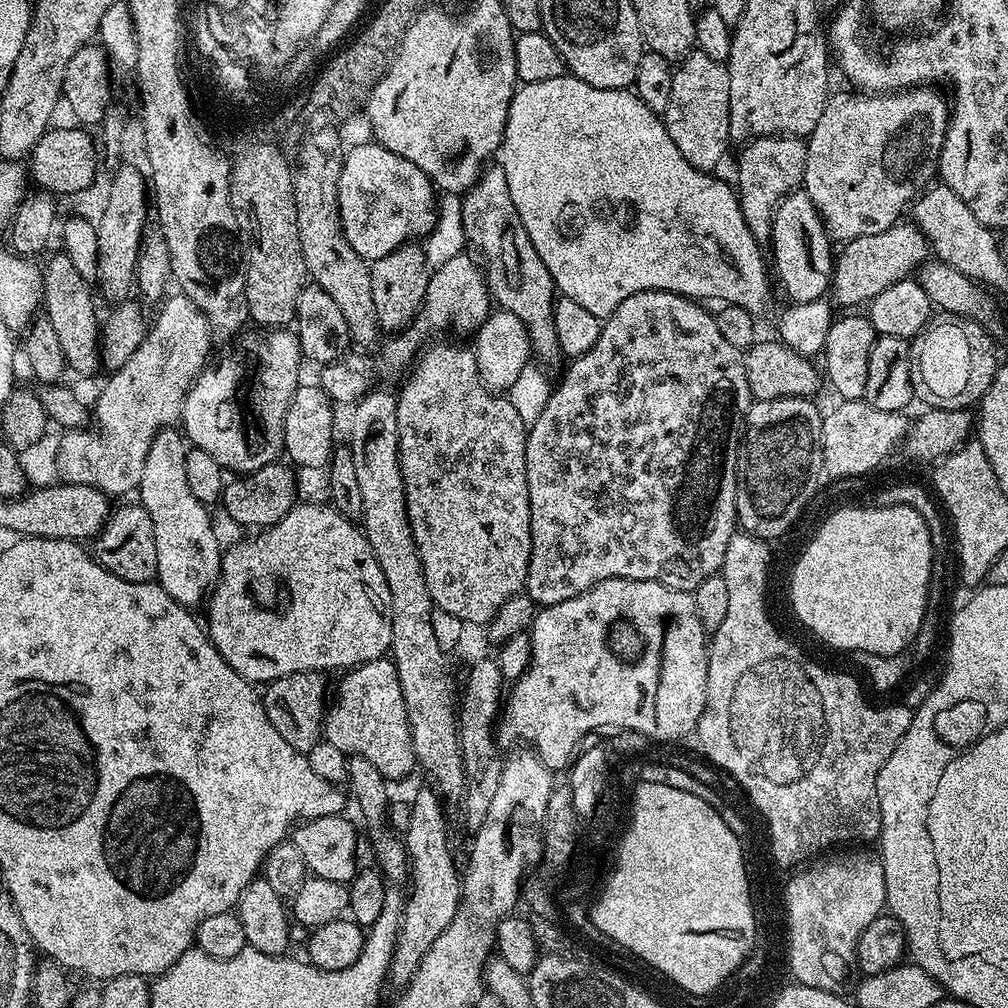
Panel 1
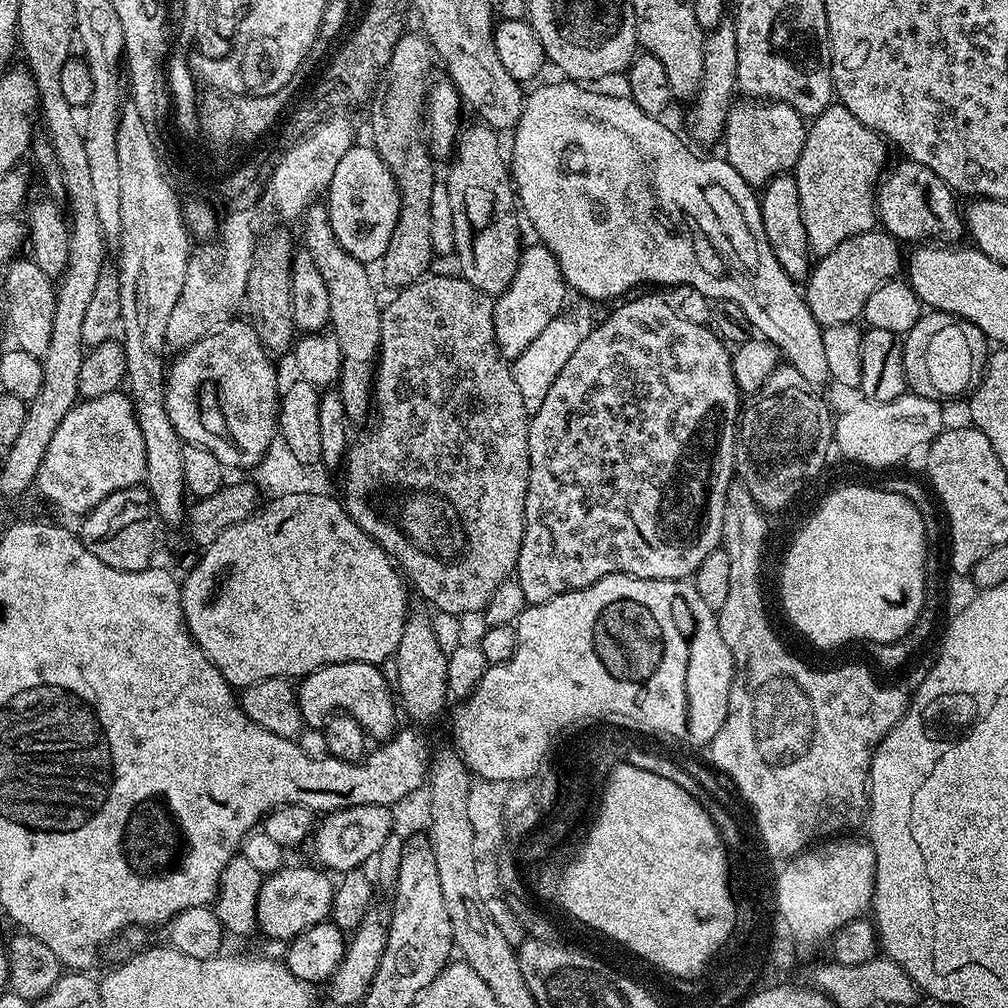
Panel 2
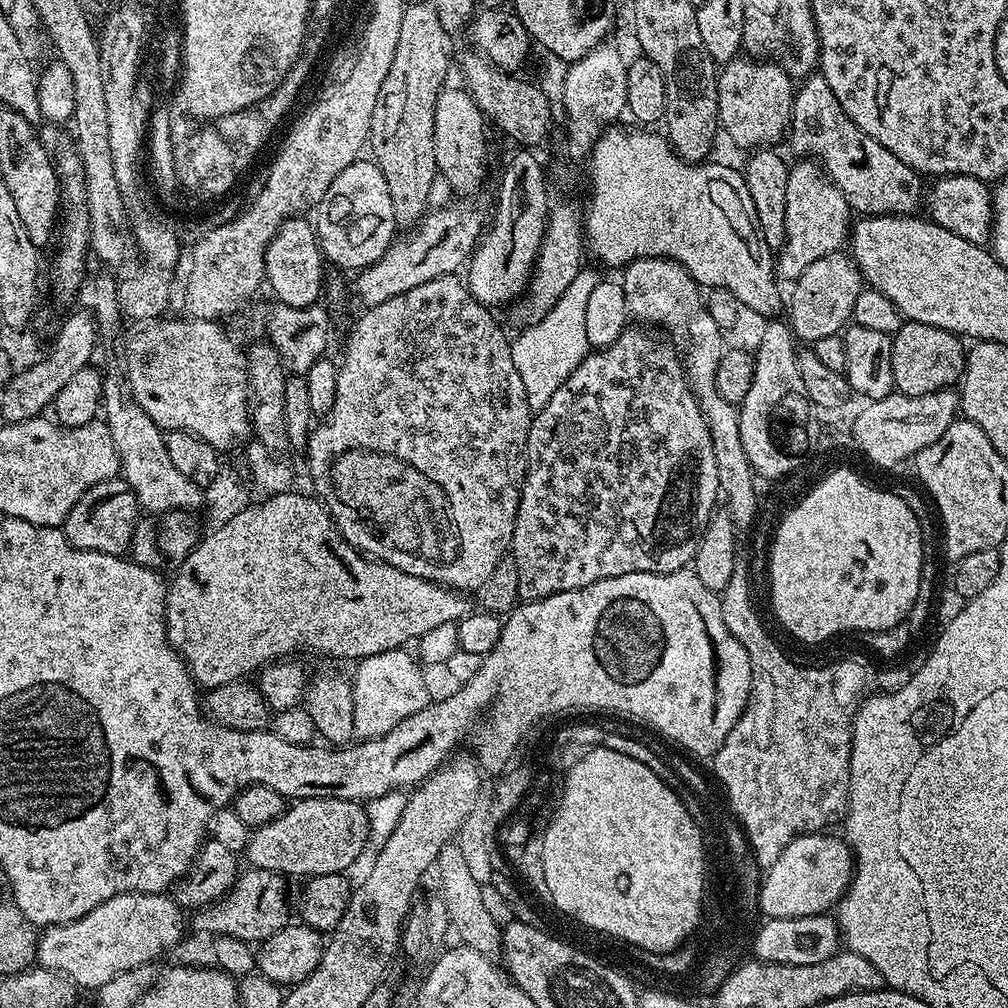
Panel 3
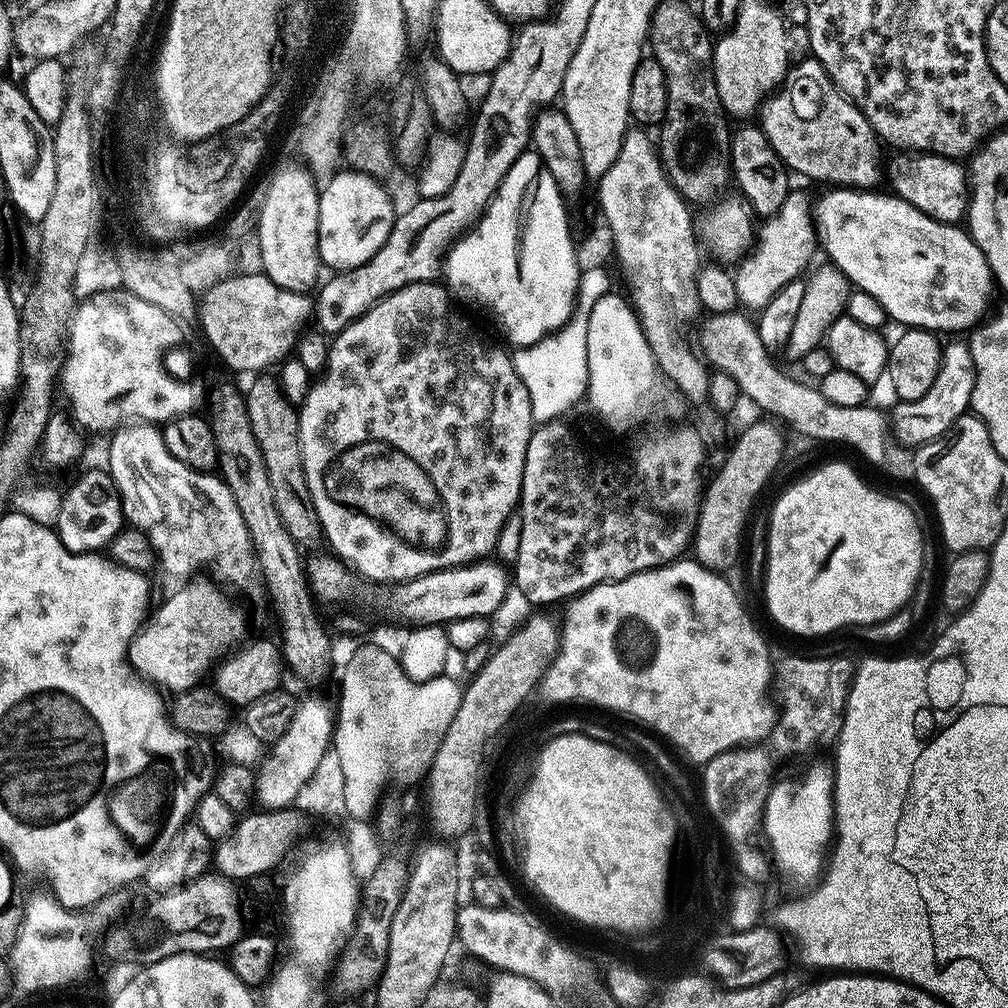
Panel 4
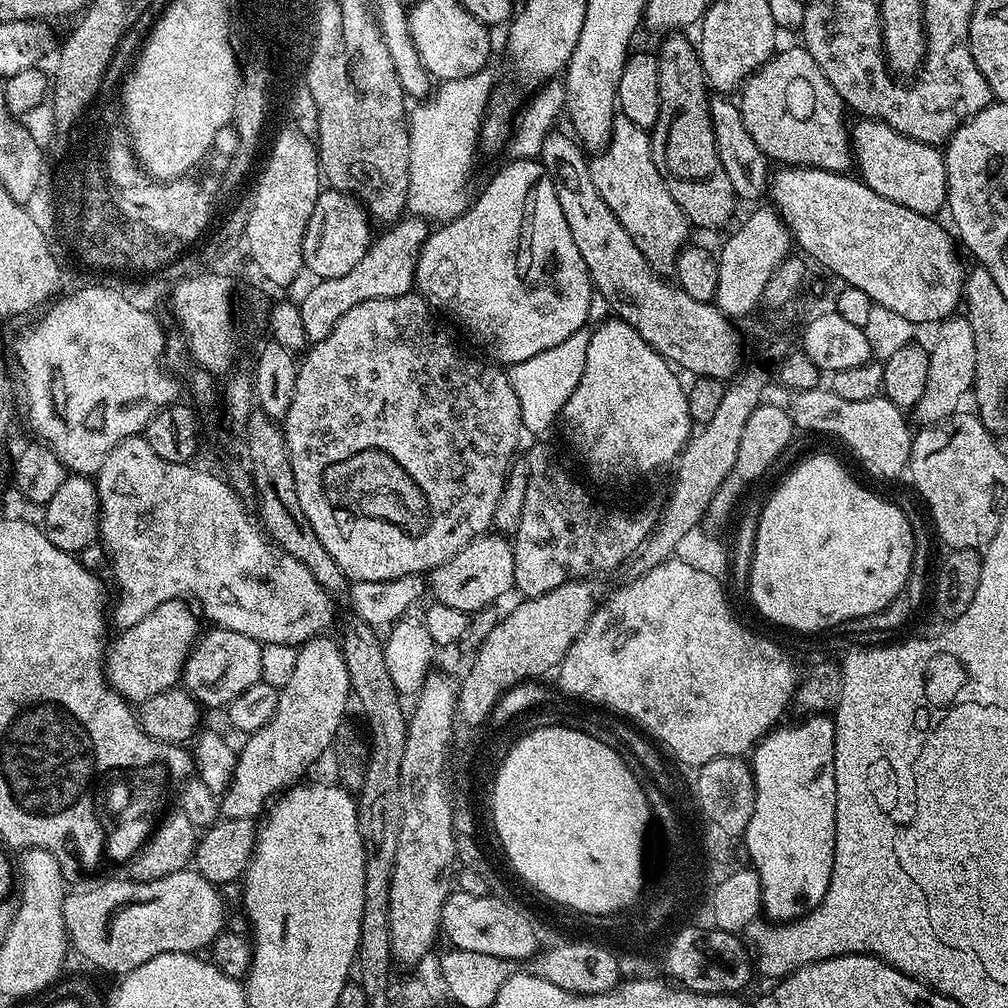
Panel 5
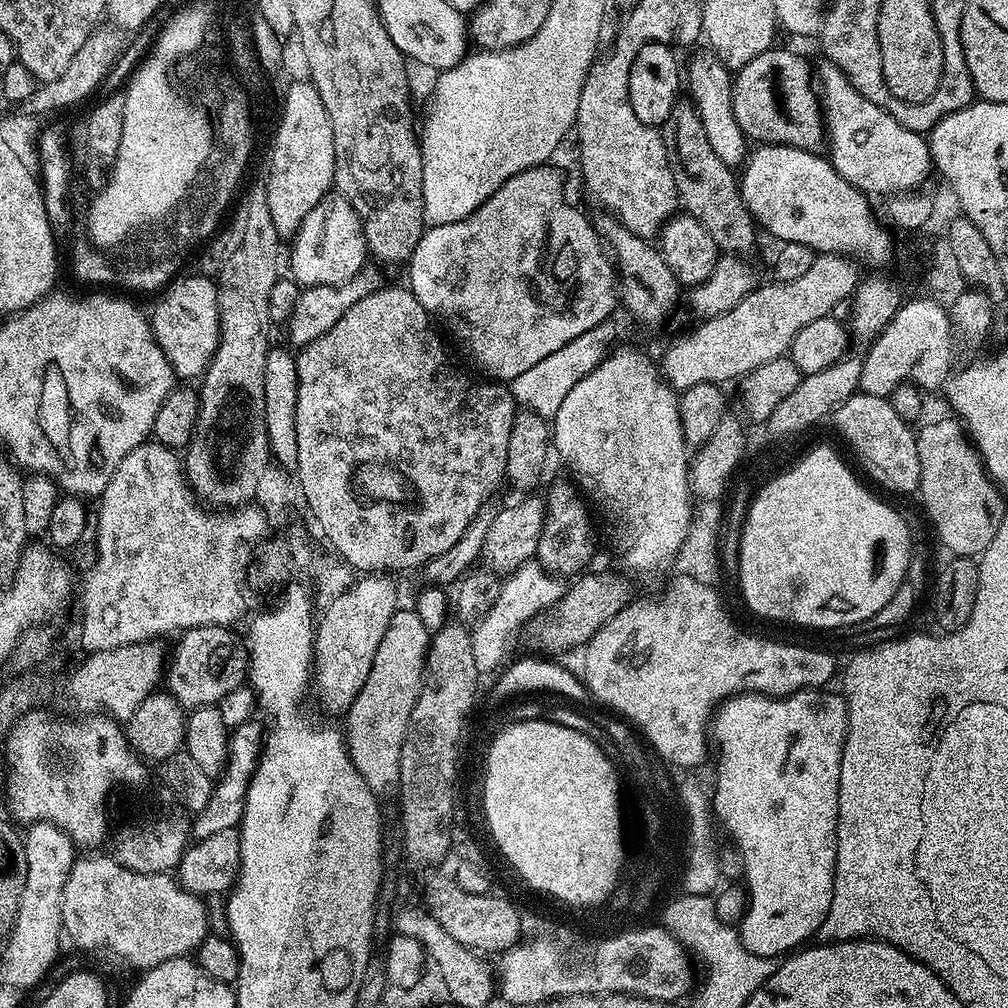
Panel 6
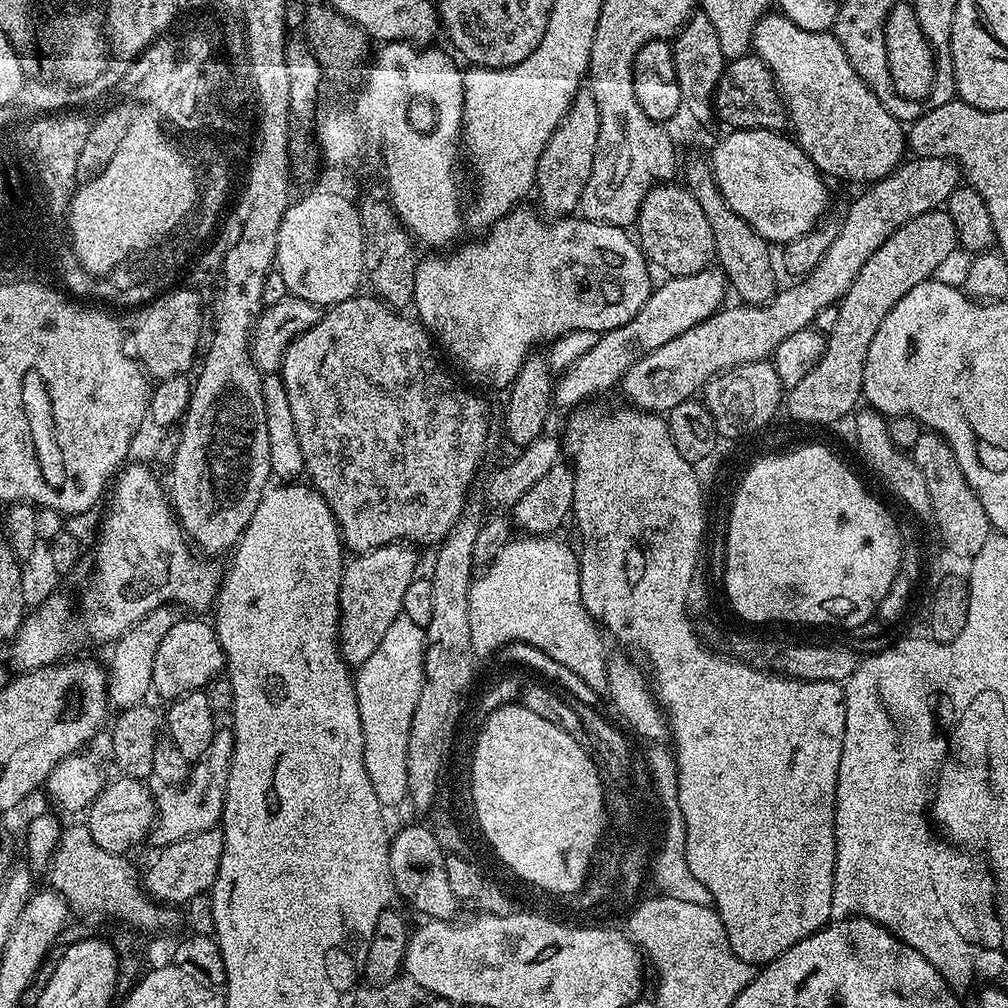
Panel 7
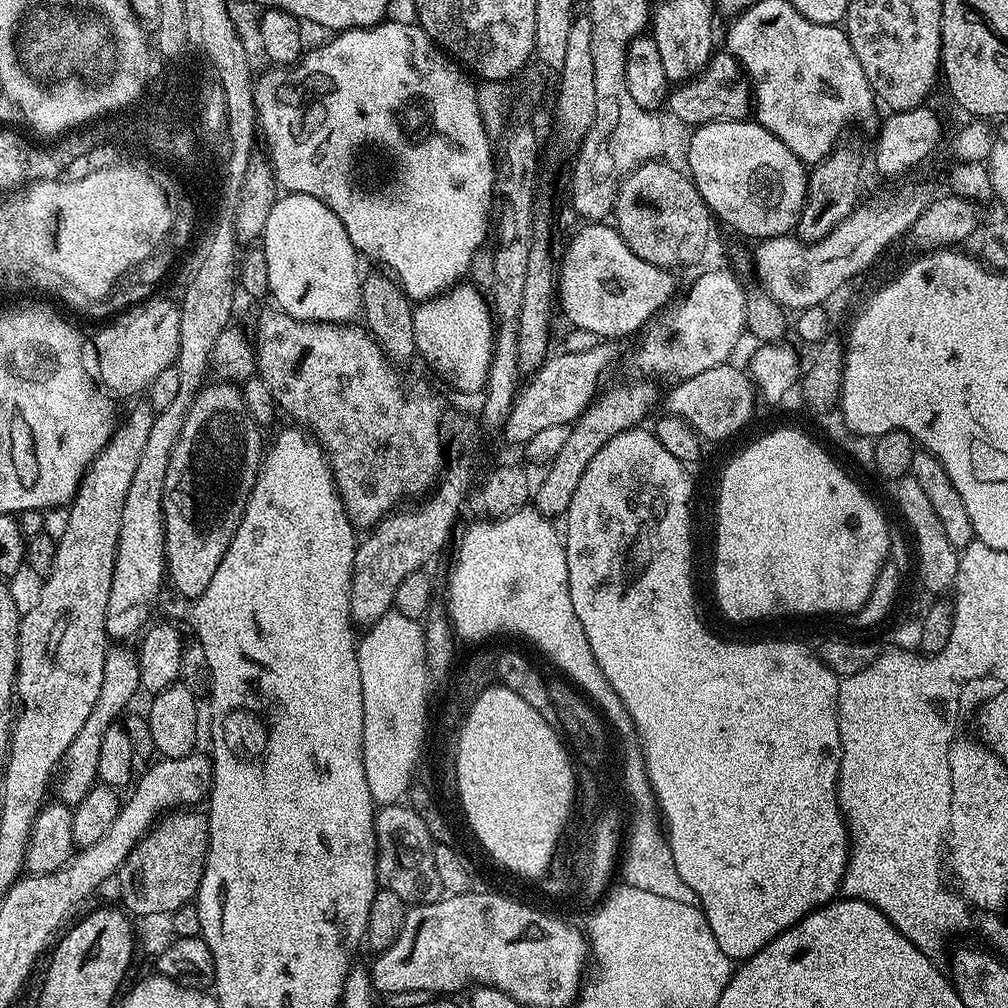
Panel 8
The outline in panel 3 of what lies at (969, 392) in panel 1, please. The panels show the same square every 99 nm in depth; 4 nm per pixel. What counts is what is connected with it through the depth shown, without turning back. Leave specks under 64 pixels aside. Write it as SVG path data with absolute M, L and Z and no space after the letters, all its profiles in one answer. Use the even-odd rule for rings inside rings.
M907 321L892 336L892 353L895 391L901 396L924 396L928 392L943 392L951 389L964 375L965 341L955 332L942 330L938 326Z

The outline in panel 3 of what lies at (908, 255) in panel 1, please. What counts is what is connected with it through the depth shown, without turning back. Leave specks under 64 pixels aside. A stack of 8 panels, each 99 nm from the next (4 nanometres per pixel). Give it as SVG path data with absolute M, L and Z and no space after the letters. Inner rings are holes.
M844 250L831 252L808 266L792 288L790 327L799 341L815 344L822 338L839 335L851 321L864 279L856 260Z

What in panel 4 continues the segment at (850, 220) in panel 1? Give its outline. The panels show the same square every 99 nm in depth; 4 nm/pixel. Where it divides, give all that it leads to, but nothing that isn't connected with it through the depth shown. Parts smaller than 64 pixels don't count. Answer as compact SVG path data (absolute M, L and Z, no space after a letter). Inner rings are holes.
M789 191L786 202L782 202L779 210L761 224L764 225L761 228L759 225L754 247L739 261L734 272L740 304L753 310L764 308L766 302L770 302L770 298L774 298L774 294L786 286L786 282L801 279L806 272L804 267L818 252L814 204L812 200L808 201L804 192Z

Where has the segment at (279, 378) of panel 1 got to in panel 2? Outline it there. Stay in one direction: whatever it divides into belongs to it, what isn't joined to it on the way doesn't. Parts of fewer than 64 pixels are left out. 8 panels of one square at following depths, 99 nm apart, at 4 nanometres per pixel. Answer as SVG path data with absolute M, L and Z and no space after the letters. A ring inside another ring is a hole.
M237 318L202 337L189 348L183 349L176 361L166 368L164 381L164 405L174 430L185 444L206 446L214 458L218 458L225 469L247 468L252 470L266 454L272 439L278 435L278 409L282 384L276 381L273 357L262 346L258 334L247 319Z

